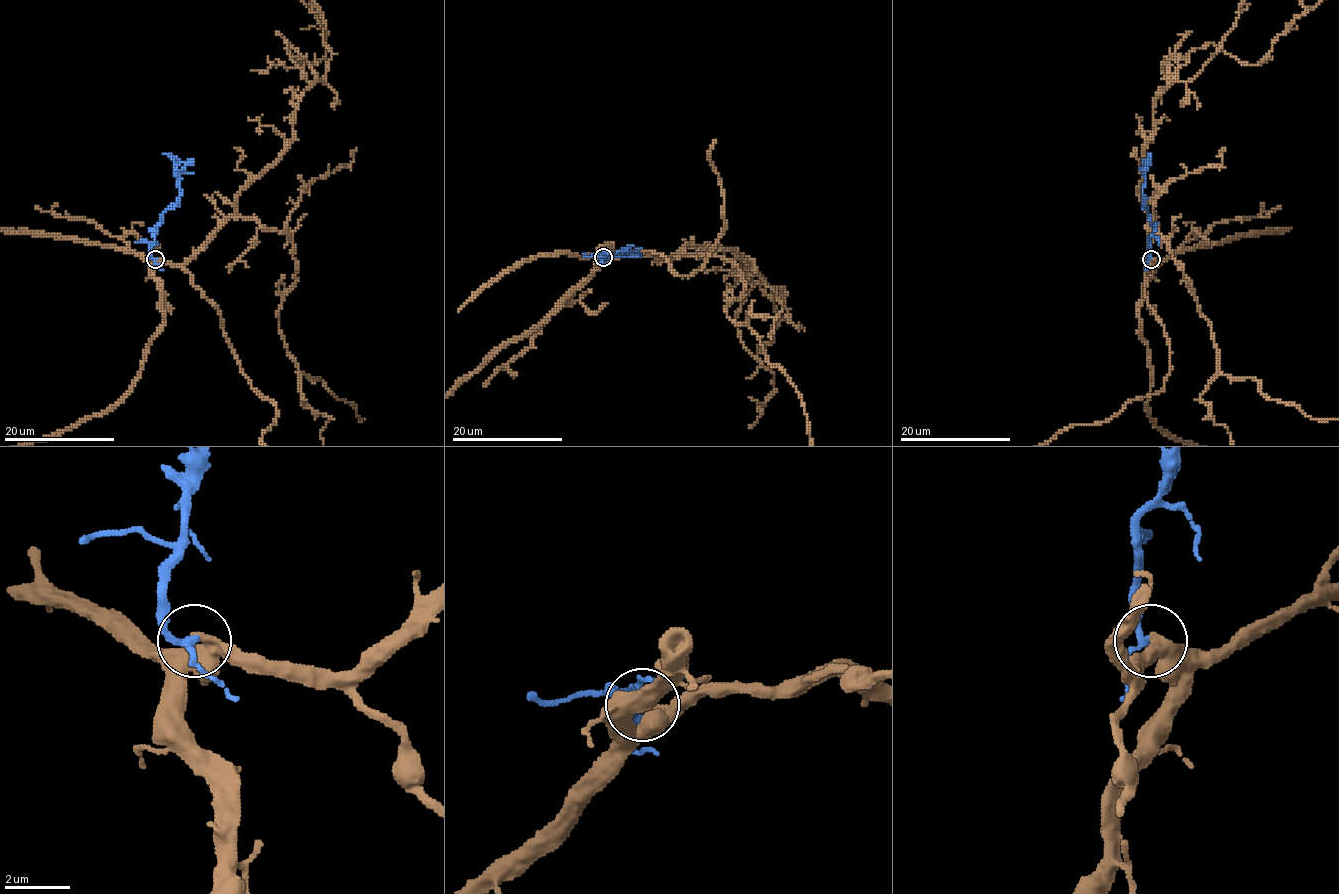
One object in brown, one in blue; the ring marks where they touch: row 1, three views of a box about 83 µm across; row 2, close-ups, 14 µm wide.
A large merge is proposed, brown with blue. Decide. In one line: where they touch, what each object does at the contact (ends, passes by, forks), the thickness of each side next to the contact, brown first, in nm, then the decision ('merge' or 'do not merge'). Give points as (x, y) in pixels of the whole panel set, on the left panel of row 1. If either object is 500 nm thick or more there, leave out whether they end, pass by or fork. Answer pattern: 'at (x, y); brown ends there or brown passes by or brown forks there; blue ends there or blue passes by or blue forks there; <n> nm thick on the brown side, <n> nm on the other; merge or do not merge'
at (155, 259); brown passes by; blue passes by; 260 nm thick on the brown side, 170 nm on the other; merge

